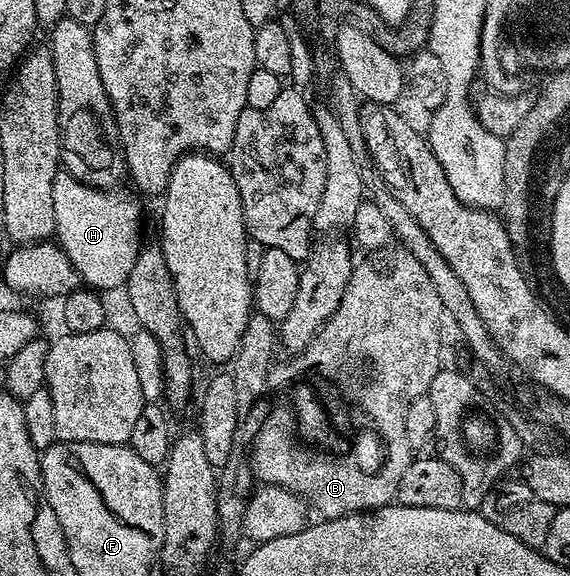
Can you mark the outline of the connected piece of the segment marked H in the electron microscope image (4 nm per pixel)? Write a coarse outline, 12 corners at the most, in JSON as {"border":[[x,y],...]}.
{"border":[[63,170],[57,243],[81,281],[121,289],[142,247],[139,206]]}

